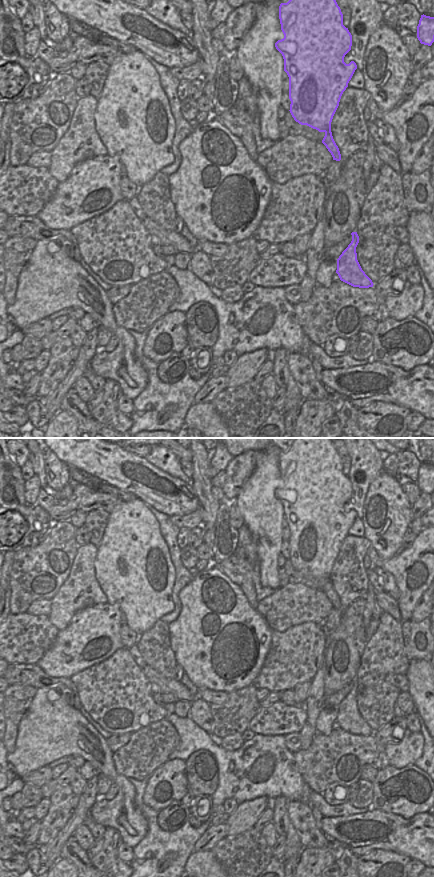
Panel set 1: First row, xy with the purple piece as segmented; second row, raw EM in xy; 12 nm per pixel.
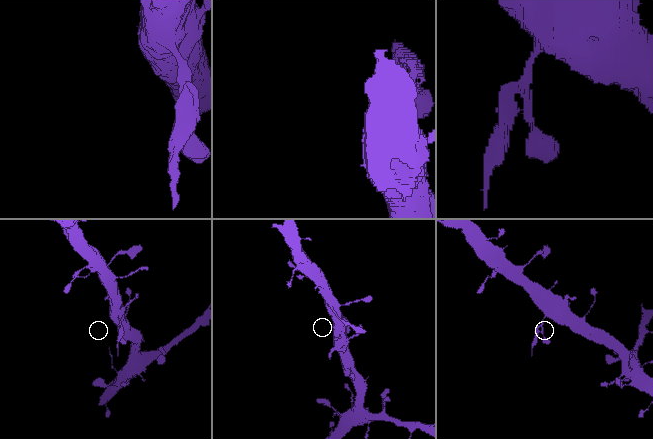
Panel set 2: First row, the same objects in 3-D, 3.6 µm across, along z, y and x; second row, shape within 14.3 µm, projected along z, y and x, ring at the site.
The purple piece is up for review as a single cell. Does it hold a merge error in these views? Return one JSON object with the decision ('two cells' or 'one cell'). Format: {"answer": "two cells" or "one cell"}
{"answer": "two cells"}

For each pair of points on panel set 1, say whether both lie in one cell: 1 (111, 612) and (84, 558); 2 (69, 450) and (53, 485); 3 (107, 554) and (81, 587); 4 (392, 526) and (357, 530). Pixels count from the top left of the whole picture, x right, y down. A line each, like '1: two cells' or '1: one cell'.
1: two cells
2: two cells
3: two cells
4: two cells

